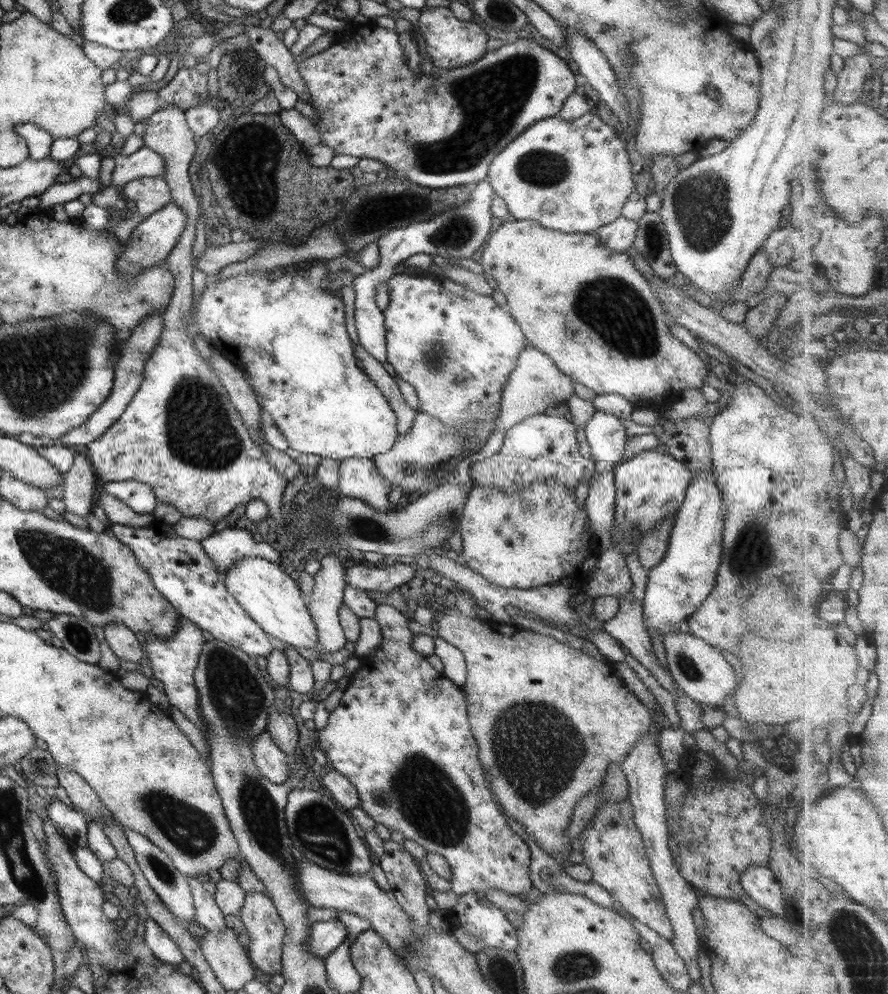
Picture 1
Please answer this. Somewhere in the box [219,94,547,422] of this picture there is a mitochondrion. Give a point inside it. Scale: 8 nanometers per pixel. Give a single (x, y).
(459, 231)

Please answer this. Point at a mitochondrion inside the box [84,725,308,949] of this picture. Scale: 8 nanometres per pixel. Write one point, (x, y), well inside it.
(195, 834)

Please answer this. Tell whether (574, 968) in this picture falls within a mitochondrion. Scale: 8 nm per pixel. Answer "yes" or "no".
yes

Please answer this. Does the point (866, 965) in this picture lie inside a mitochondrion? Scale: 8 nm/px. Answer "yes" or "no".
yes

